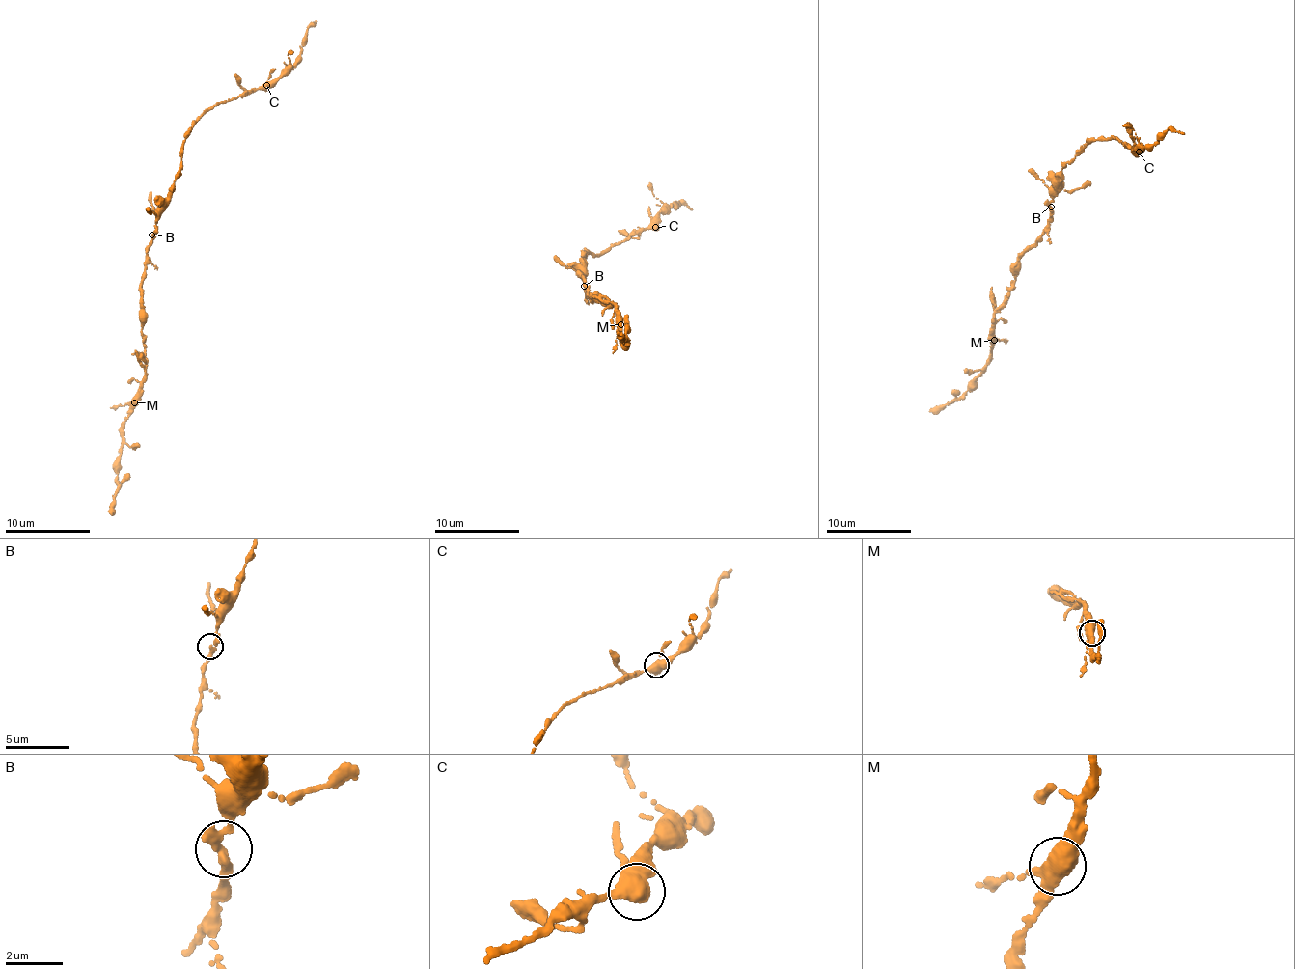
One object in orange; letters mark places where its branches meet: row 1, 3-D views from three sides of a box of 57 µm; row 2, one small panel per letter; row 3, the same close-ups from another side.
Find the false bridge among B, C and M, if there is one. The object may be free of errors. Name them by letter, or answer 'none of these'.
C

